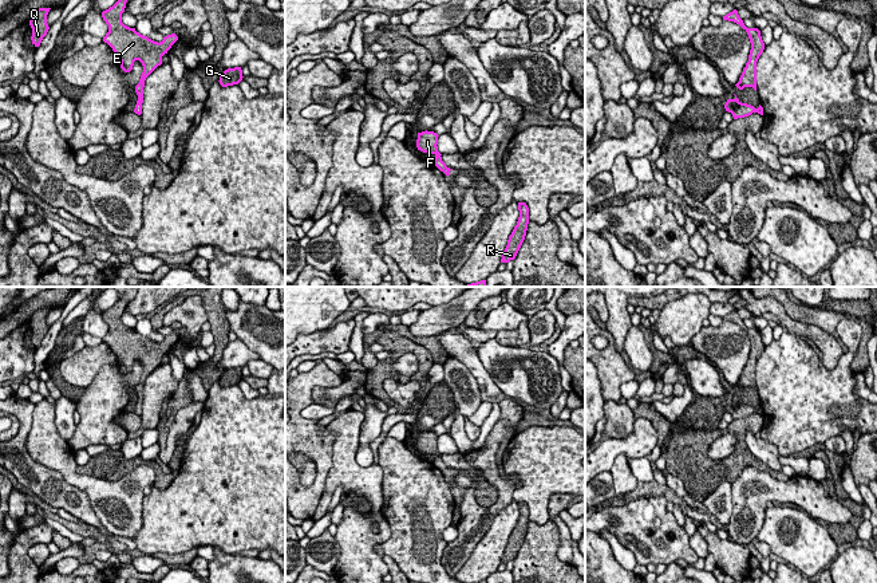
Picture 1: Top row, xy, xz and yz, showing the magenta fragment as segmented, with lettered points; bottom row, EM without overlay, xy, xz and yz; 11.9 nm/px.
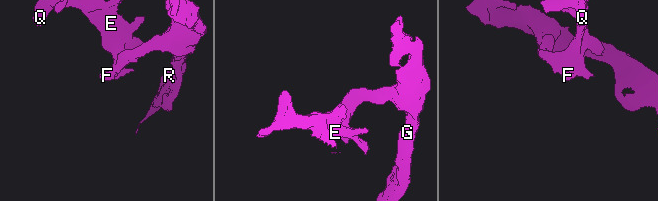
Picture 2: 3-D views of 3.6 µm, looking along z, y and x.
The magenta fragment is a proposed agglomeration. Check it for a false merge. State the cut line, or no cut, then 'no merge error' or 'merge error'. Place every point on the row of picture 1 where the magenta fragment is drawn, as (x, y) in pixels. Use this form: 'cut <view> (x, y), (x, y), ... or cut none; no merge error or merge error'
cut none; no merge error

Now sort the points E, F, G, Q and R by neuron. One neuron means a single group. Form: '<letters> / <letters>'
E F G Q R

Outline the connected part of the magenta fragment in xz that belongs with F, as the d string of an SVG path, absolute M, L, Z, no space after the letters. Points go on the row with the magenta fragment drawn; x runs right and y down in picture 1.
M422 131L418 133L418 139L416 139L416 147L418 150L423 151L423 153L430 153L435 155L435 159L432 161L432 164L441 170L443 172L446 176L450 176L450 172L453 169L447 168L446 164L442 161L442 154L438 151L438 134L434 131Z

